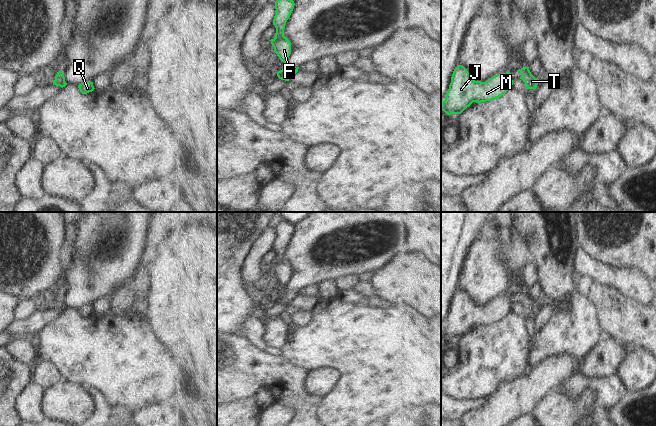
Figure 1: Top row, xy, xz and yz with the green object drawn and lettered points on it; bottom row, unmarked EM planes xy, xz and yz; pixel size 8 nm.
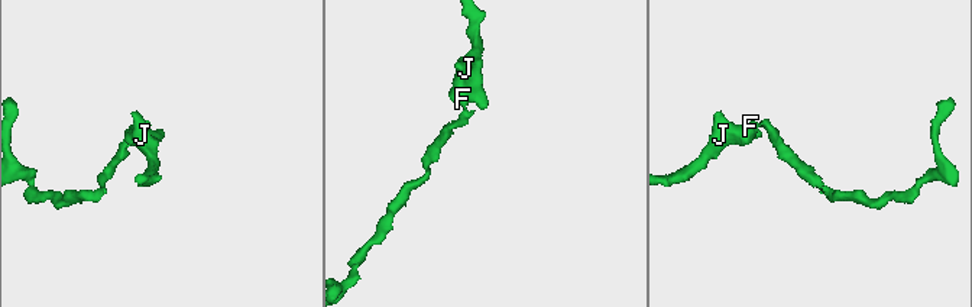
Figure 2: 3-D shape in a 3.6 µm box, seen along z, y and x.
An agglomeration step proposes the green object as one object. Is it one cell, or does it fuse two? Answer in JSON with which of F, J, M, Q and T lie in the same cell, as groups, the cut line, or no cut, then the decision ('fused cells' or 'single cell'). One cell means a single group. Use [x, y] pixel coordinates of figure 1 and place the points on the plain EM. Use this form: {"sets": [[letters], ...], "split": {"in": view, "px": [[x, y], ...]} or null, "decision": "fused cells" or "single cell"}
{"sets": [["F", "J", "M", "Q"], ["T"]], "split": {"in": "xz", "px": [[286, 284], [284, 286]]}, "decision": "fused cells"}

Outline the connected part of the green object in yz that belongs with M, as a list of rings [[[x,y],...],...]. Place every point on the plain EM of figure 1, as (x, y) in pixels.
[[[457,289],[441,333],[448,339],[461,338],[473,326],[481,327],[501,321],[512,309],[509,295],[481,306],[475,305],[464,290]]]

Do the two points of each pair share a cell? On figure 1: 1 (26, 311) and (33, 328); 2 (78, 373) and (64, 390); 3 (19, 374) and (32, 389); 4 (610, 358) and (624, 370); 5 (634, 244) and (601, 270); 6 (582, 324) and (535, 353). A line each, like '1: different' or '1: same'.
1: different
2: different
3: different
4: different
5: different
6: same

